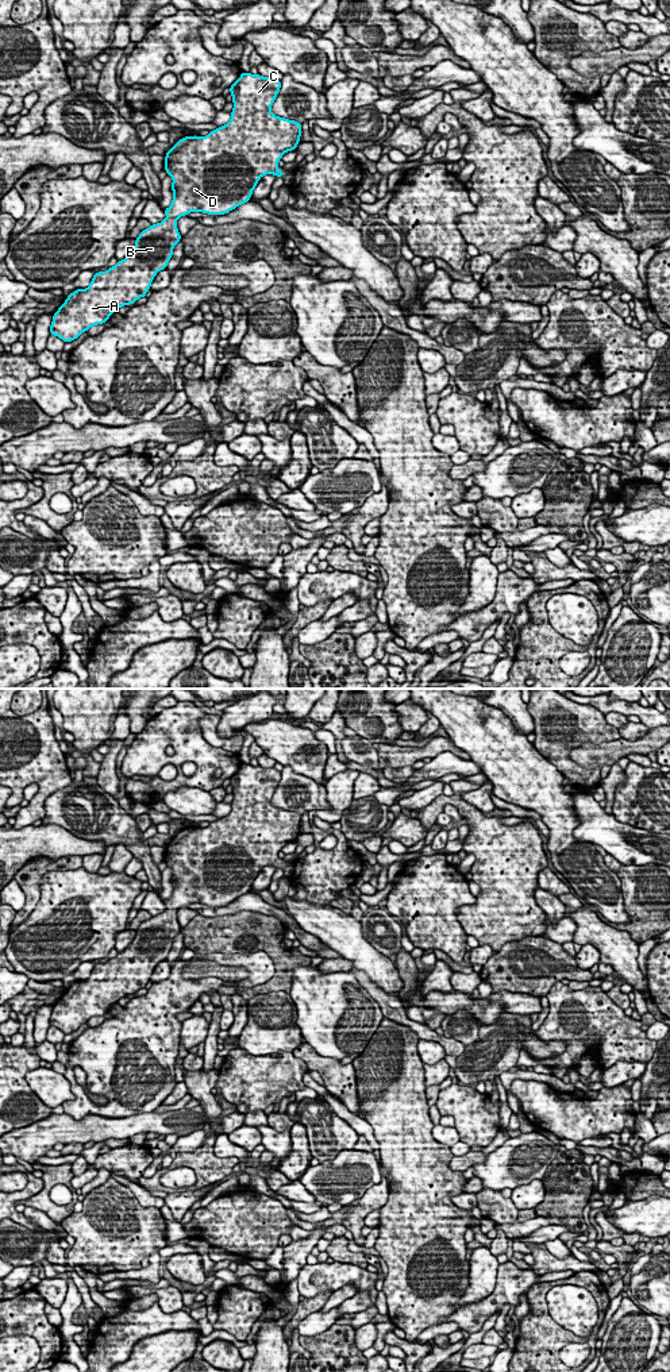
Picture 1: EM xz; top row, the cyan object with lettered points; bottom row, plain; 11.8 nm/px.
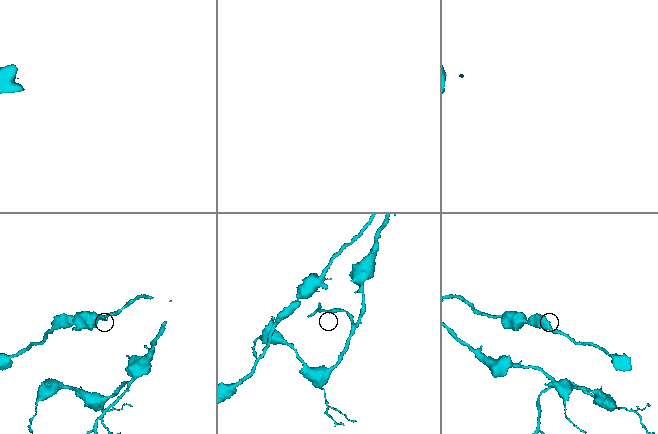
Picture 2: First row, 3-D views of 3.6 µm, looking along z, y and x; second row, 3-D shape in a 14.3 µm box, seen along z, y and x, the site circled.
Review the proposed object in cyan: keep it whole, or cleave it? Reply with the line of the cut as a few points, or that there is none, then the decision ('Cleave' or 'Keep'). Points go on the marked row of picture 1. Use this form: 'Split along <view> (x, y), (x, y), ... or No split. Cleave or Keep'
No split. Keep

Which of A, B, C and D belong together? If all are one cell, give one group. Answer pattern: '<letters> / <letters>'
A B C D

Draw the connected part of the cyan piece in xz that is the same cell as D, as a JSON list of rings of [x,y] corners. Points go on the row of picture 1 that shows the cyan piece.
[[[242,72],[230,86],[234,103],[231,120],[207,136],[184,136],[172,146],[165,155],[165,172],[173,178],[172,205],[163,209],[166,219],[143,230],[131,253],[108,270],[95,273],[88,288],[72,292],[54,313],[50,335],[65,343],[73,342],[92,325],[104,324],[120,307],[146,297],[154,277],[166,269],[174,246],[182,238],[177,228],[178,217],[190,212],[226,215],[250,201],[262,176],[284,177],[284,170],[277,169],[278,161],[300,143],[301,123],[272,113],[280,89],[281,81],[276,77]]]

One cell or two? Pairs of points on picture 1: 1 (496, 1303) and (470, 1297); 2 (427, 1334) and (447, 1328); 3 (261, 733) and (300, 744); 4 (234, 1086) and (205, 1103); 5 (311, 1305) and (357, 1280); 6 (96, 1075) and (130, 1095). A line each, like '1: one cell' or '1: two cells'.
1: two cells
2: one cell
3: one cell
4: two cells
5: two cells
6: one cell

